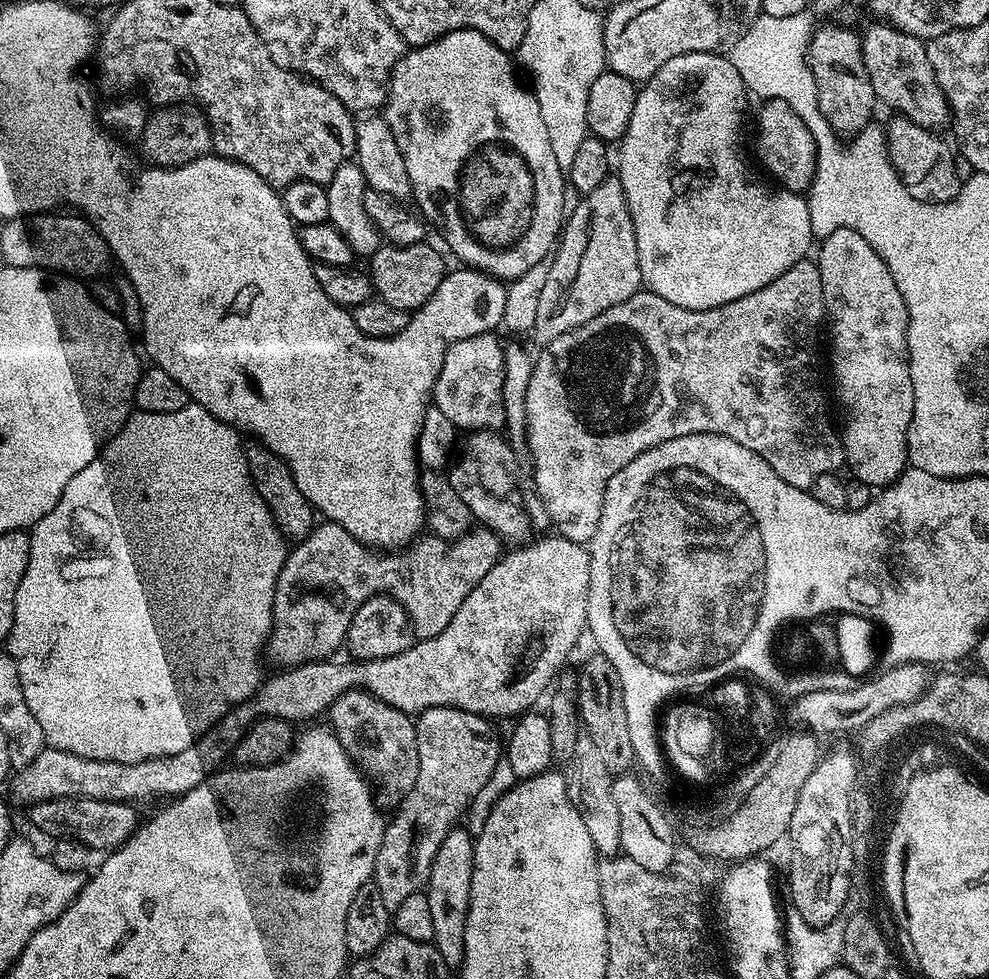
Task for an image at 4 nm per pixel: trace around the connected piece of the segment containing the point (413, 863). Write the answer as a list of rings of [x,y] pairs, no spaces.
[[[428,708],[424,712],[419,713],[415,717],[414,723],[416,725],[416,745],[418,746],[418,778],[414,782],[414,786],[409,792],[404,794],[404,799],[399,801],[396,812],[396,817],[387,821],[384,829],[384,837],[382,838],[382,846],[378,850],[378,858],[376,859],[376,871],[374,873],[374,883],[378,891],[381,892],[382,901],[389,910],[395,910],[400,903],[406,898],[410,898],[410,894],[421,891],[427,885],[430,878],[430,870],[434,866],[434,858],[438,854],[438,850],[442,846],[442,842],[446,842],[446,834],[450,834],[452,829],[457,827],[465,819],[468,808],[474,800],[474,796],[482,786],[489,781],[490,776],[494,773],[495,767],[498,766],[502,759],[502,736],[492,732],[493,721],[486,716],[479,716],[473,712],[466,710],[458,710],[457,708]]]

